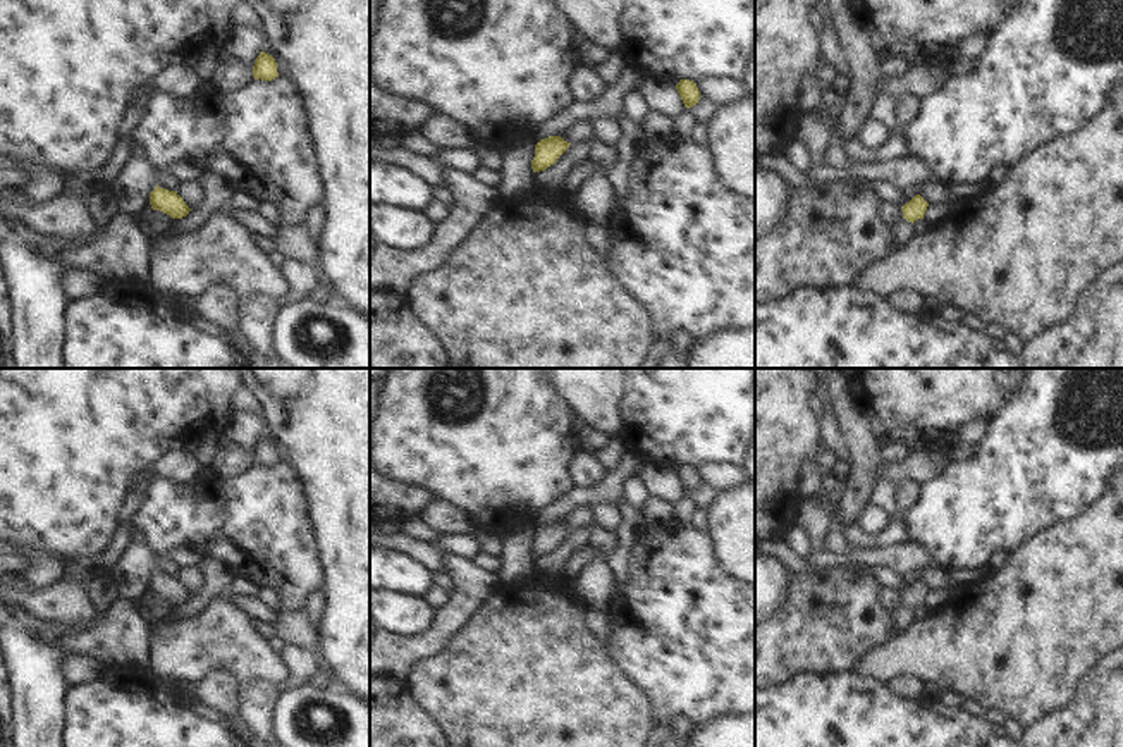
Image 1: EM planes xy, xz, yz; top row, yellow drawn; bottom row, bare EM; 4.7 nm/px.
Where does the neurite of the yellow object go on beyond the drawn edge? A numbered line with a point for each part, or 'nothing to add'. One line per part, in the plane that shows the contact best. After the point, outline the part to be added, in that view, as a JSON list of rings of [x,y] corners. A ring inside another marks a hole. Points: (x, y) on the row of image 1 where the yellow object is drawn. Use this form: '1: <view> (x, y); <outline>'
1: yz (903, 231); [[[901,219],[894,227],[893,227],[893,250],[903,248],[906,243],[910,243],[915,238],[915,229],[913,224],[908,222],[906,219]]]

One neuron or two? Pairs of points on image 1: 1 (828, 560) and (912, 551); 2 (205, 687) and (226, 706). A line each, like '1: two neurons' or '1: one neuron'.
1: one neuron
2: one neuron

